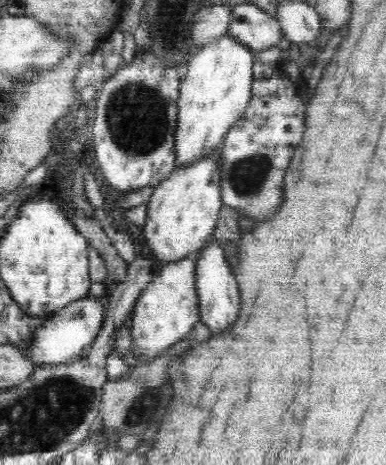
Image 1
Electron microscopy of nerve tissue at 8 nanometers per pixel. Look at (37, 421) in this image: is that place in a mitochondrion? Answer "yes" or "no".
yes

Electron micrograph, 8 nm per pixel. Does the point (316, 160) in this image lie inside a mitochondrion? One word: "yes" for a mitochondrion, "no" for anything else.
no

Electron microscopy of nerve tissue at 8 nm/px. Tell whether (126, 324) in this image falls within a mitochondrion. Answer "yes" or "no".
no

